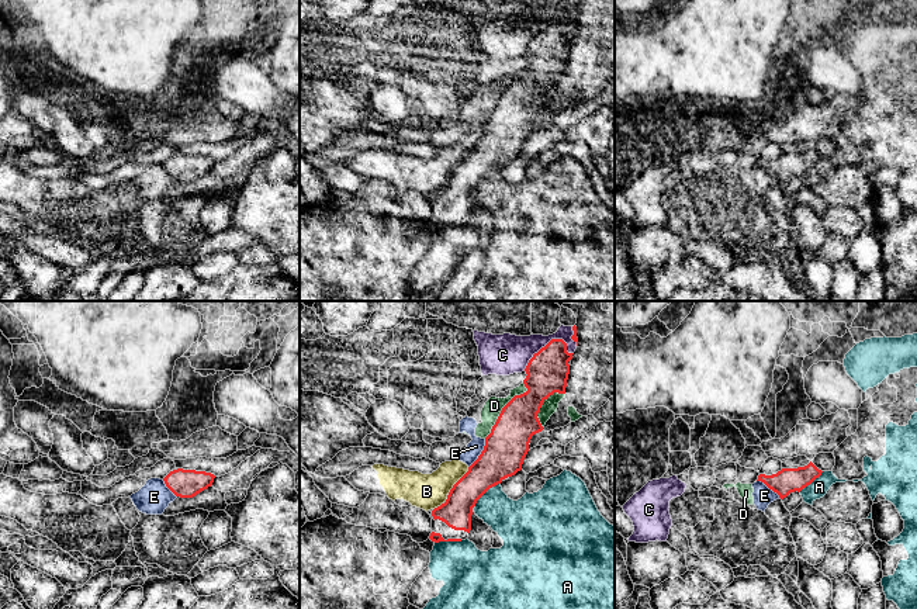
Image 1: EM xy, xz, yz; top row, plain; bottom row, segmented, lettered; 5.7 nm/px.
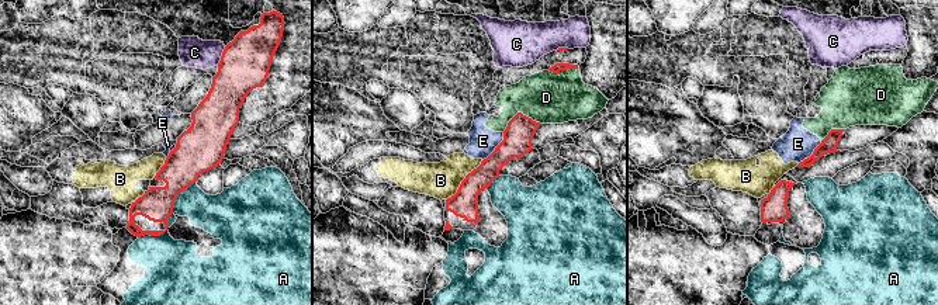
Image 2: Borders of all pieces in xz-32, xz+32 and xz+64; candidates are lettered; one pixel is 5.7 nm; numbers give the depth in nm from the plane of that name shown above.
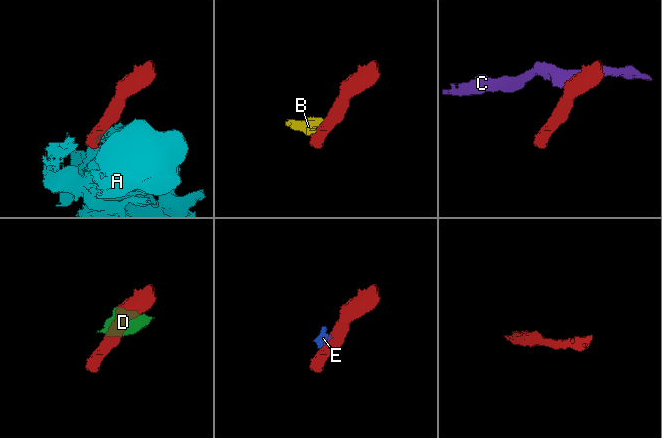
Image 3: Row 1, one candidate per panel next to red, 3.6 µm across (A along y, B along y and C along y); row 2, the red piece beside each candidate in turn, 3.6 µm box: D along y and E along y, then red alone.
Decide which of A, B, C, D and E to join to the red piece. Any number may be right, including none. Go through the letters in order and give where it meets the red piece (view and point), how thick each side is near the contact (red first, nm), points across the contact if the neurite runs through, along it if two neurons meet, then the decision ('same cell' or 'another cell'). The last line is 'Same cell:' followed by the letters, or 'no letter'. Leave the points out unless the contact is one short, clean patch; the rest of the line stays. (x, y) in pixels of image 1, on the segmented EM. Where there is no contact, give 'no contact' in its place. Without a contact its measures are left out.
A: meets red in xz at (485, 491); 240 nm thick on the red side, 260 nm on the other; border along xz (499, 483), (492, 485), (474, 505); another cell
B: meets red in xz at (459, 480); 220 nm thick on the red side, 200 nm on the other; border along xz (469, 467), (447, 492); another cell
C: meets red in xz at (549, 342); 240 nm thick on the red side, 220 nm on the other; border along xz (573, 352), (567, 350), (561, 339), (550, 339), (523, 370); another cell
D: meets red in xz at (502, 408); 240 nm thick on the red side, 100 nm on the other; another cell
E: meets red in xz at (481, 453); 240 nm thick on the red side, 90 nm on the other; border along xz (485, 439), (484, 449), (469, 467); another cell
Same cell: no letter

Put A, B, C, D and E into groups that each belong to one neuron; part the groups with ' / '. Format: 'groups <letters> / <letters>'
groups A / B D E / C

